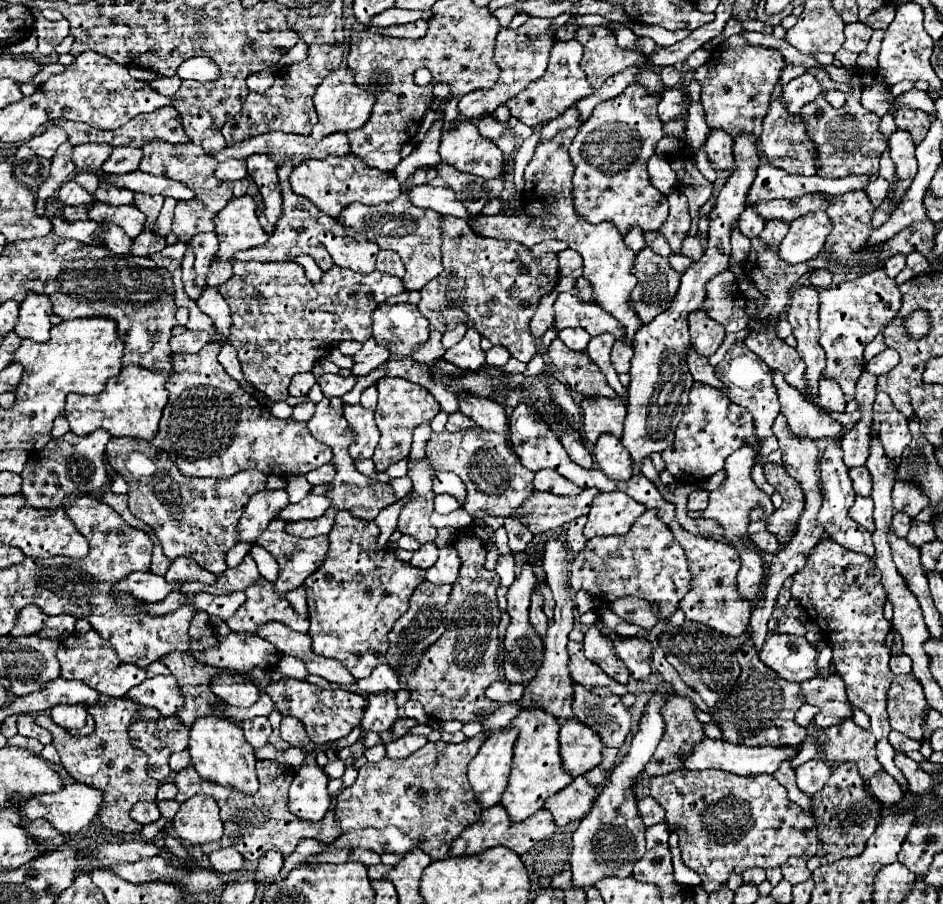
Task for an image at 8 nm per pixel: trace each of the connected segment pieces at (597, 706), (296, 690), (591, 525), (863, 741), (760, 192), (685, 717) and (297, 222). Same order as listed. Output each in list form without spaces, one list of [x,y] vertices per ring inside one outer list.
[[[575,685],[573,711],[579,721],[599,733],[605,747],[623,745],[631,727],[631,713],[611,691],[585,691],[581,685]]]
[[[287,677],[279,681],[271,681],[267,687],[267,695],[273,699],[277,709],[285,717],[297,717],[299,721],[303,721],[307,735],[313,743],[327,743],[327,741],[347,737],[361,723],[367,707],[367,697],[359,693],[351,693],[339,687],[319,689],[315,685],[309,685],[307,681],[297,681]]]
[[[623,491],[599,493],[593,499],[593,507],[587,515],[587,525],[583,535],[587,539],[625,535],[643,511],[645,507]]]
[[[849,717],[833,727],[815,729],[815,737],[821,741],[823,755],[831,765],[845,761],[855,763],[865,781],[865,789],[869,791],[869,779],[883,769],[875,755],[875,739],[871,731],[857,727]]]
[[[761,163],[749,191],[749,203],[767,201],[767,199],[797,199],[809,193],[843,195],[849,191],[865,191],[867,183],[869,177],[865,175],[853,175],[843,179],[823,179],[819,175],[799,177],[785,173],[769,163]]]
[[[673,693],[673,695],[669,695],[669,697],[665,699],[665,703],[661,705],[661,715],[663,715],[663,719],[665,719],[665,733],[663,733],[663,737],[661,737],[657,749],[655,749],[655,755],[653,755],[651,761],[645,765],[643,775],[647,775],[647,777],[657,777],[657,775],[667,775],[667,773],[671,773],[671,771],[685,769],[681,755],[683,755],[683,753],[691,753],[693,747],[695,747],[701,739],[705,739],[705,731],[703,731],[701,721],[697,719],[697,711],[699,711],[699,707],[697,707],[689,697],[681,697],[681,695]]]
[[[287,163],[277,169],[281,191],[283,191],[283,213],[279,217],[281,223],[275,225],[273,235],[269,237],[269,241],[263,247],[249,249],[249,251],[239,251],[239,255],[235,255],[235,259],[239,259],[239,261],[251,261],[251,259],[255,259],[255,261],[295,261],[295,257],[299,257],[299,255],[311,255],[315,259],[315,263],[323,271],[327,271],[329,267],[333,267],[333,261],[331,261],[331,255],[327,253],[325,245],[319,241],[319,233],[333,231],[335,235],[345,235],[345,227],[339,221],[329,219],[329,215],[317,211],[317,207],[313,207],[313,203],[309,203],[309,199],[297,197],[293,193],[291,183],[289,183],[291,171],[293,171],[293,167],[287,165]]]

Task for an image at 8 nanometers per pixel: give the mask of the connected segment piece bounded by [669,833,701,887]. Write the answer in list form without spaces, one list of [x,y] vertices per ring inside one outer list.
[[[671,833],[669,837],[669,847],[671,847],[671,855],[673,855],[673,877],[681,883],[681,885],[689,885],[689,887],[697,887],[701,881],[699,881],[699,875],[695,871],[691,871],[689,867],[683,865],[681,861],[681,853],[679,853],[679,847],[677,847],[677,835]]]

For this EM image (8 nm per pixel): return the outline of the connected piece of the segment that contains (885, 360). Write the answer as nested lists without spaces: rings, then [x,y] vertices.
[[[885,347],[881,353],[877,353],[869,363],[867,363],[867,371],[873,375],[883,375],[889,373],[891,367],[895,367],[899,363],[899,353],[891,347]]]

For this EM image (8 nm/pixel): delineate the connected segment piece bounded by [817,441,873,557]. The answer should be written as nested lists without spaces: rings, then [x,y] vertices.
[[[833,441],[831,445],[827,445],[827,449],[823,451],[823,457],[819,461],[819,477],[821,477],[821,495],[823,495],[823,505],[817,513],[817,521],[823,525],[825,533],[839,545],[843,545],[845,549],[851,549],[851,551],[857,551],[857,553],[863,553],[863,555],[869,555],[873,557],[873,541],[871,541],[871,533],[865,531],[859,523],[851,521],[847,511],[849,507],[853,505],[853,499],[855,499],[855,491],[851,487],[851,479],[847,475],[847,467],[843,463],[843,451],[839,447],[837,441]]]

